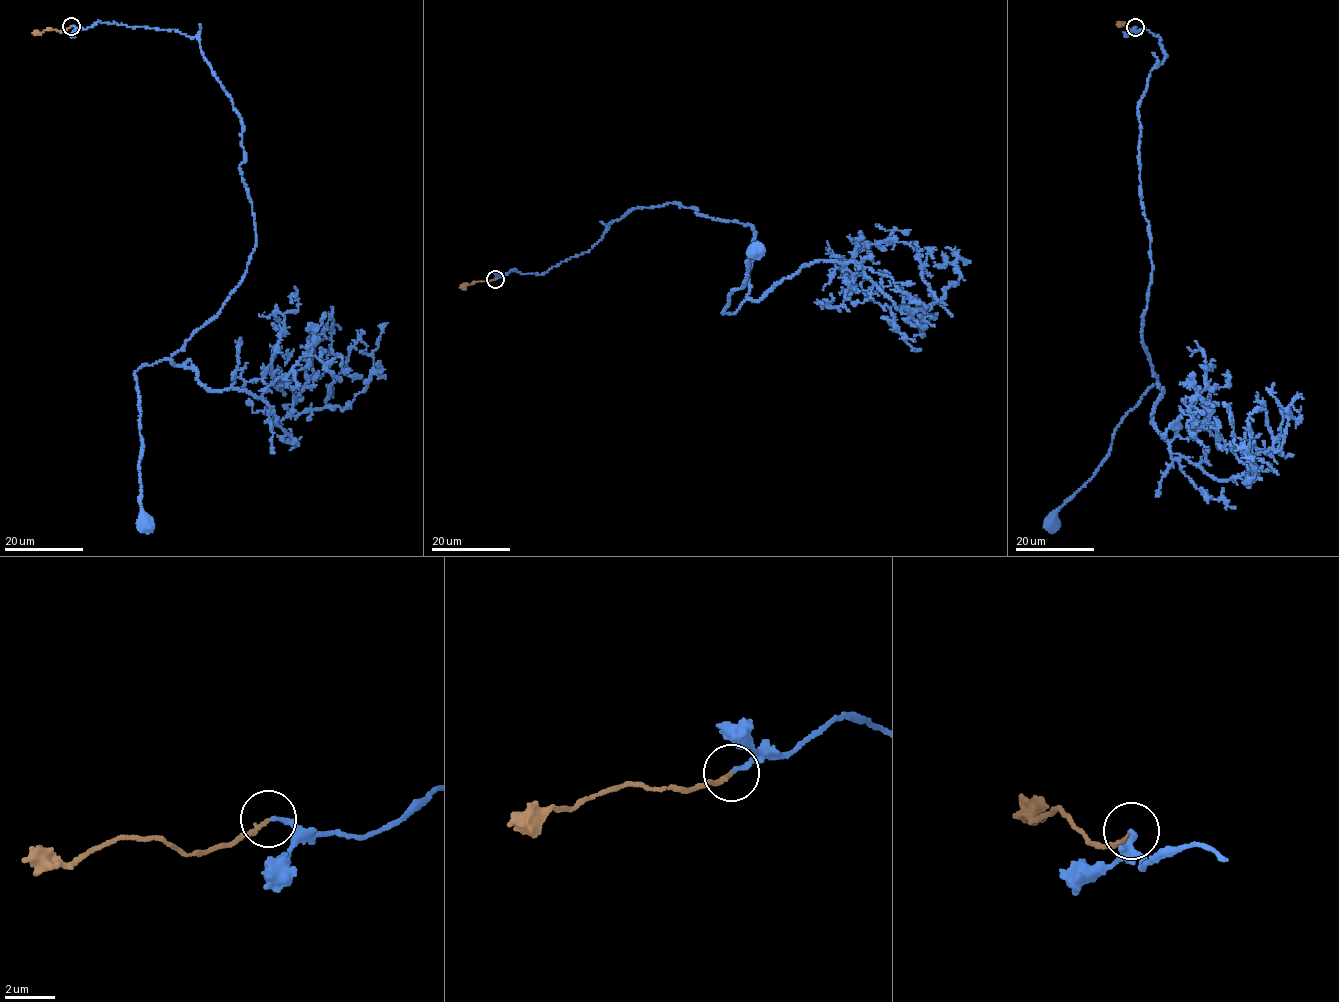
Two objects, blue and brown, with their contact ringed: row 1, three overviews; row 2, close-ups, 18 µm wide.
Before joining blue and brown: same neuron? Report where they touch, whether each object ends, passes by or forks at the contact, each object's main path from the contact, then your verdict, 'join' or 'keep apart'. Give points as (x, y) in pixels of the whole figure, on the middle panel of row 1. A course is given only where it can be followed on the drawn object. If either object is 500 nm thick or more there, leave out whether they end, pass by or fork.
at (495, 279); blue ends there; brown ends there; blue runs (495, 278), (542, 274), (630, 211), (675, 202), (757, 232), (750, 289), (733, 313), (728, 297), (756, 247); brown runs (495, 278), (459, 287); join

